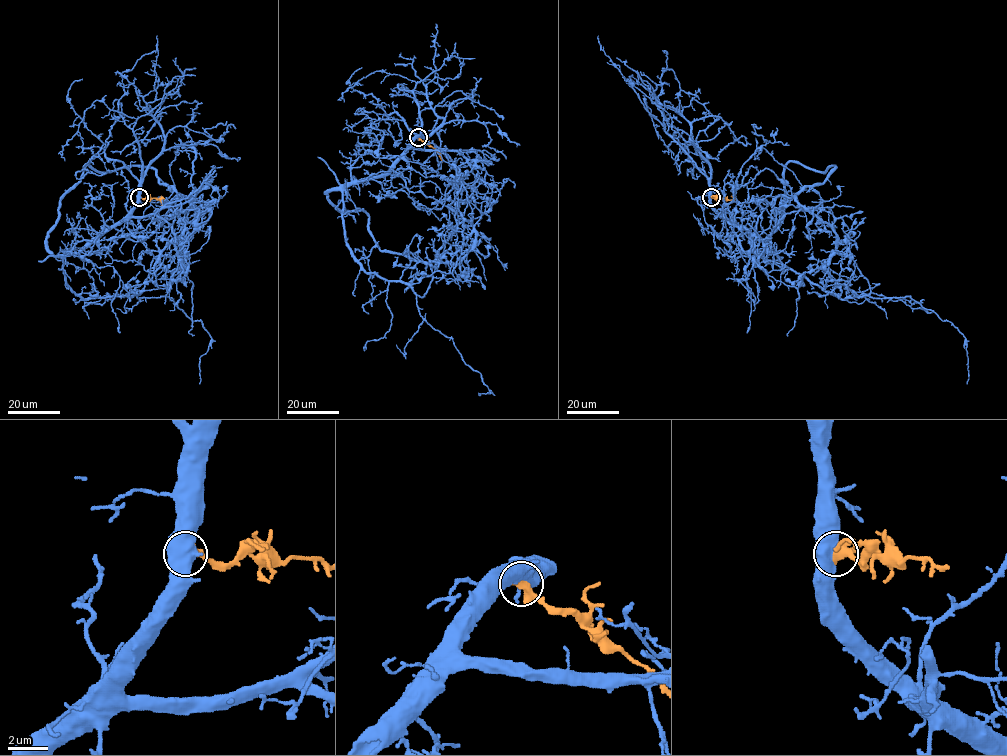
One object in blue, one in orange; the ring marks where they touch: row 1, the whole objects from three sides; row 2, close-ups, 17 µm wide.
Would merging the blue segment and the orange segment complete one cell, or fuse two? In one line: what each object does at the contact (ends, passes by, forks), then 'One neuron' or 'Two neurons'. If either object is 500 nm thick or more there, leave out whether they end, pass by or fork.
Two neurons

